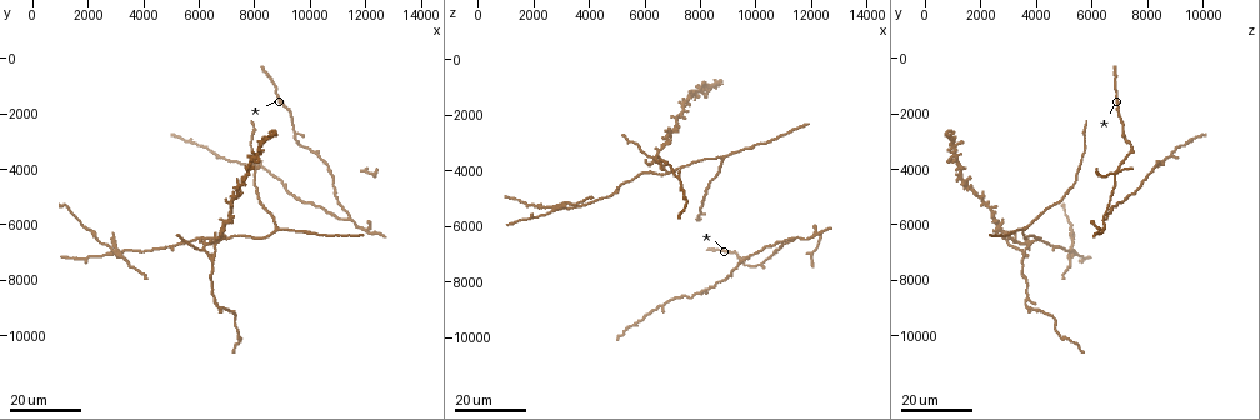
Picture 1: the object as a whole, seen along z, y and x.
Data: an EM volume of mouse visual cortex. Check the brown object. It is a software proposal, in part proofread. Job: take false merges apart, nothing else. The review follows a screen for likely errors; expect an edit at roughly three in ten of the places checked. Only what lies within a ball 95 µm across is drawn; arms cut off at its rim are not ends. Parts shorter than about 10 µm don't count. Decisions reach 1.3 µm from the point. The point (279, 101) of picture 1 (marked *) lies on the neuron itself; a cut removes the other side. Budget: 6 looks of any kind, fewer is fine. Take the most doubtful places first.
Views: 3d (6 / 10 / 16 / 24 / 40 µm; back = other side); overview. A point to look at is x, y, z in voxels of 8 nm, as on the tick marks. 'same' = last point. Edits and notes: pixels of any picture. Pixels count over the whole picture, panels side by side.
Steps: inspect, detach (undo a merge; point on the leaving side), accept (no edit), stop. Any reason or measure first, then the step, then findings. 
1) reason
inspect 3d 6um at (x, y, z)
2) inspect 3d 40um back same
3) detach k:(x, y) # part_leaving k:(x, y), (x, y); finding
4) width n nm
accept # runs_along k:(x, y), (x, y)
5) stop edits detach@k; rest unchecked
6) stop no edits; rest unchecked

two arms in line, one across
inspect 3d 24um at (11400, 5900, 6400)

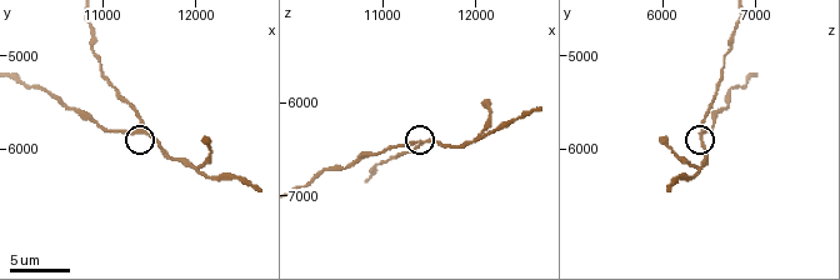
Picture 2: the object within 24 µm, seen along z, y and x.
closer look
inspect 3d 6um at (11400, 5800, 6400)

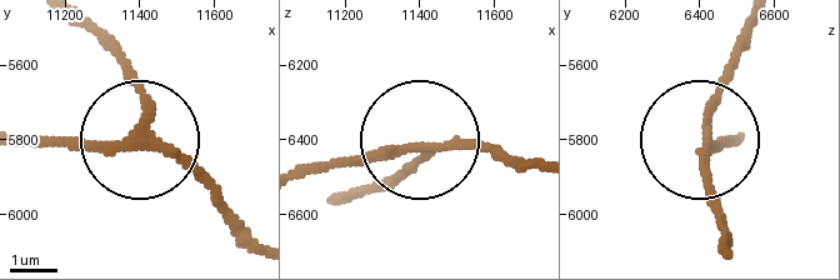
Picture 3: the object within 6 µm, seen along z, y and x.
side_arm 13 um
accept # runs_along 3:(79, 21), (131, 81), (143, 136), (243, 220); continuous, no second neuron

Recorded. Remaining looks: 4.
three arms meet
inspect 3d 16um at (6400, 7300, 3600)

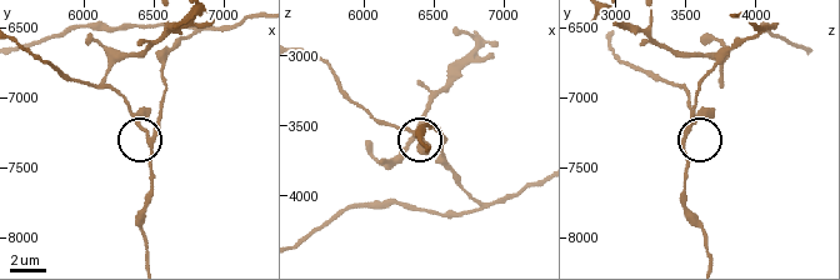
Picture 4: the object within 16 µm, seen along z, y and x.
inspect 3d 10um at (6440, 7280, 3480)

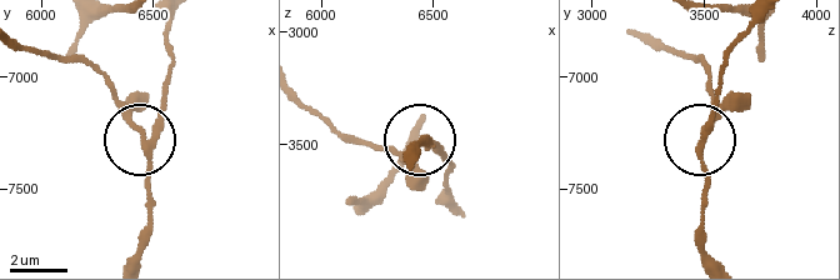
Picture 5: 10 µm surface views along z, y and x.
detach 5:(126, 111) # part_leaving 5:(154, 148), (141, 254); two neurons meet here

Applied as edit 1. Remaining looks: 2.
two arms in line, one across
inspect 3d 24um at (8800, 6300, 3400)

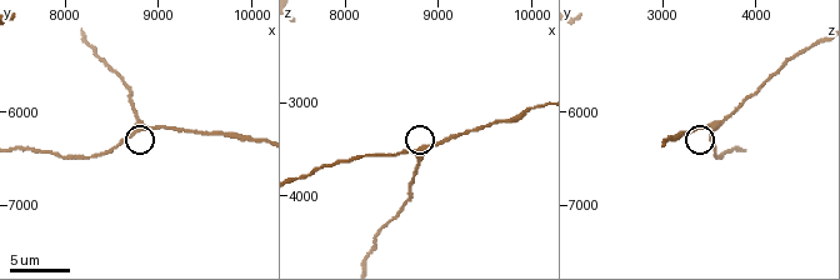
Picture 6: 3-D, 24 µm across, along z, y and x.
closer look
inspect 3d 6um at (8800, 6200, 3500)

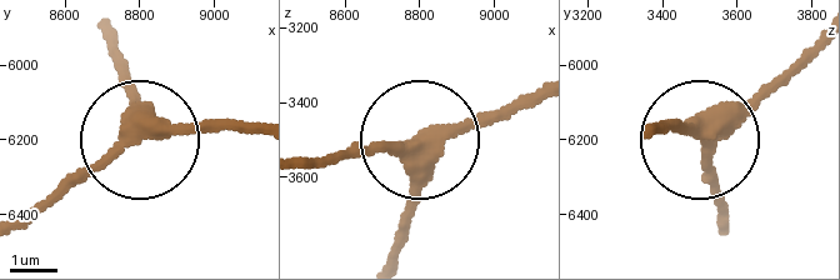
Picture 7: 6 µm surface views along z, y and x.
accept # runs_along 7:(386, 259), (410, 211), (414, 151), (538, 104); continuous, no second neuron

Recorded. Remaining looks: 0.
stop edits detach@5; rest unchecked

